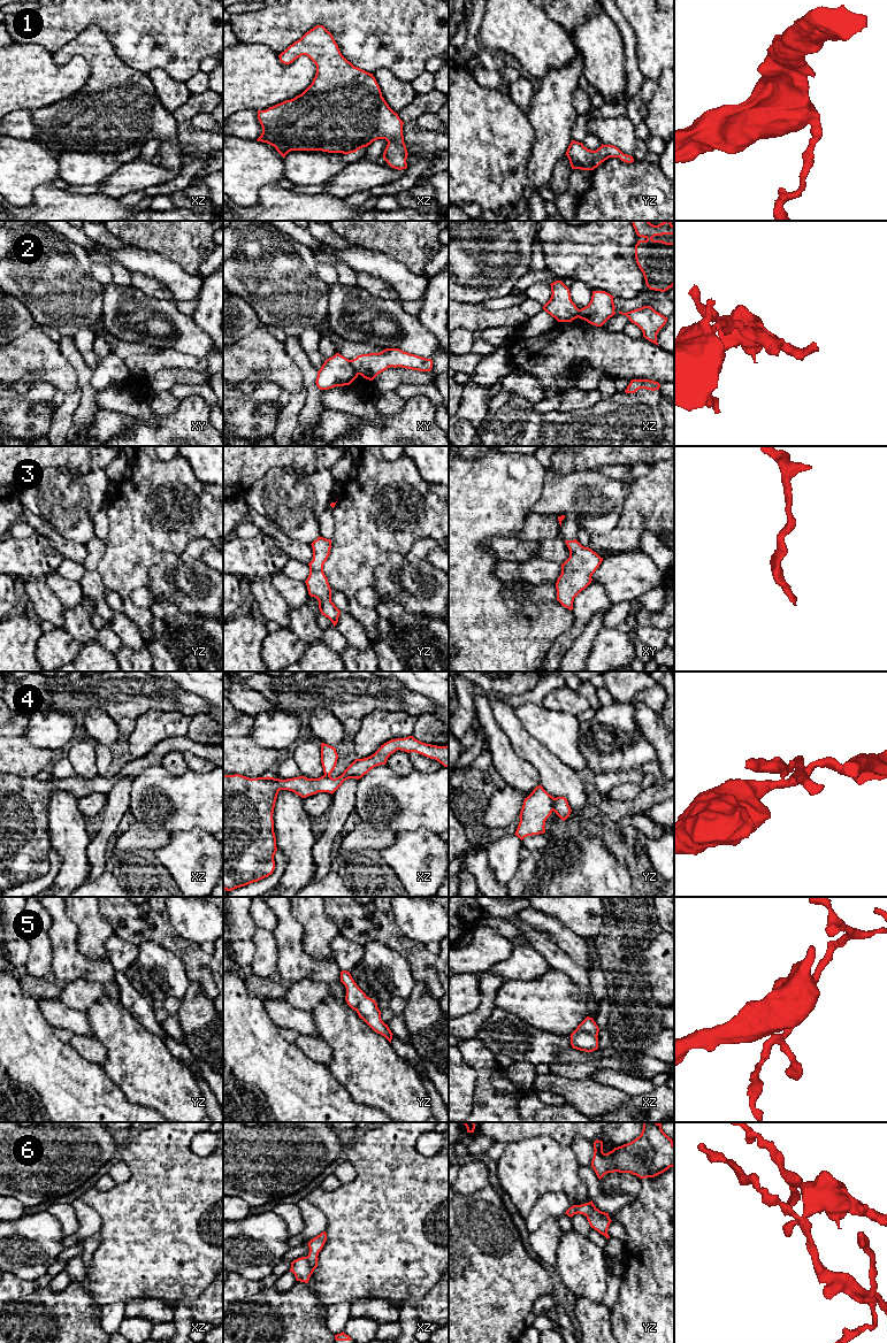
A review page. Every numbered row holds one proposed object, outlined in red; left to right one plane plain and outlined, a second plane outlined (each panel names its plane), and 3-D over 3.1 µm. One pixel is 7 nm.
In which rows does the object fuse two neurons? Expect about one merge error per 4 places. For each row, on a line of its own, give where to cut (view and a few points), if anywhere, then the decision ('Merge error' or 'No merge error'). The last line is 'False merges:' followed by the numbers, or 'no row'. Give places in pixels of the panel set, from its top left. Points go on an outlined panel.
1: No split. No merge error
2: Split along xy (350, 360), (359, 374). Merge error
3: No split. No merge error
4: Split along yz (553, 798), (552, 810). Merge error
5: No split. No merge error
6: Split along xz (306, 1257), (314, 1268). Merge error
False merges: 2, 4, 6

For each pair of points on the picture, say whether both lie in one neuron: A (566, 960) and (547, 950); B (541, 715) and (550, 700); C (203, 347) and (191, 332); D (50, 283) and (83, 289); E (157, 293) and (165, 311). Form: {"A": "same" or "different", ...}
{"A": "same", "B": "different", "C": "same", "D": "same", "E": "different"}

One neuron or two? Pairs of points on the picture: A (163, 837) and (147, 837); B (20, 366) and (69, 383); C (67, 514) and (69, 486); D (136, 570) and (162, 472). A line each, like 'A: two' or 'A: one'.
A: one
B: one
C: one
D: one

